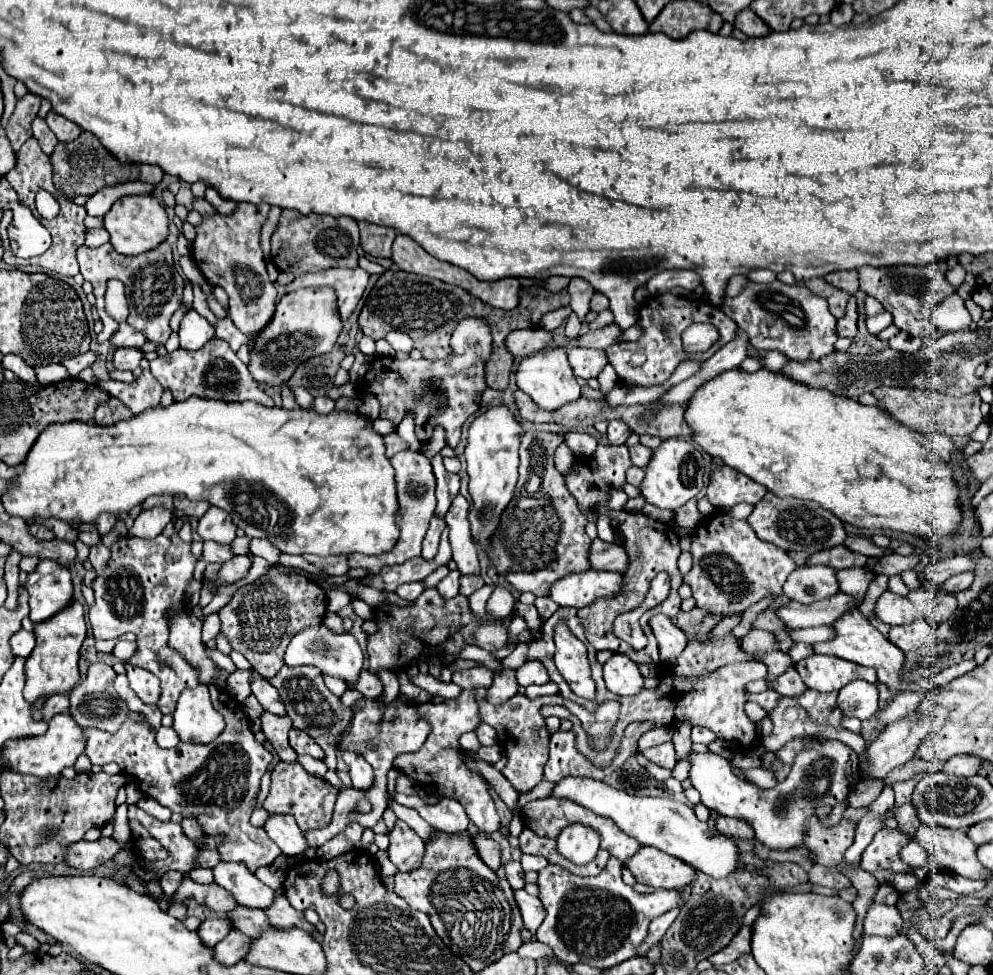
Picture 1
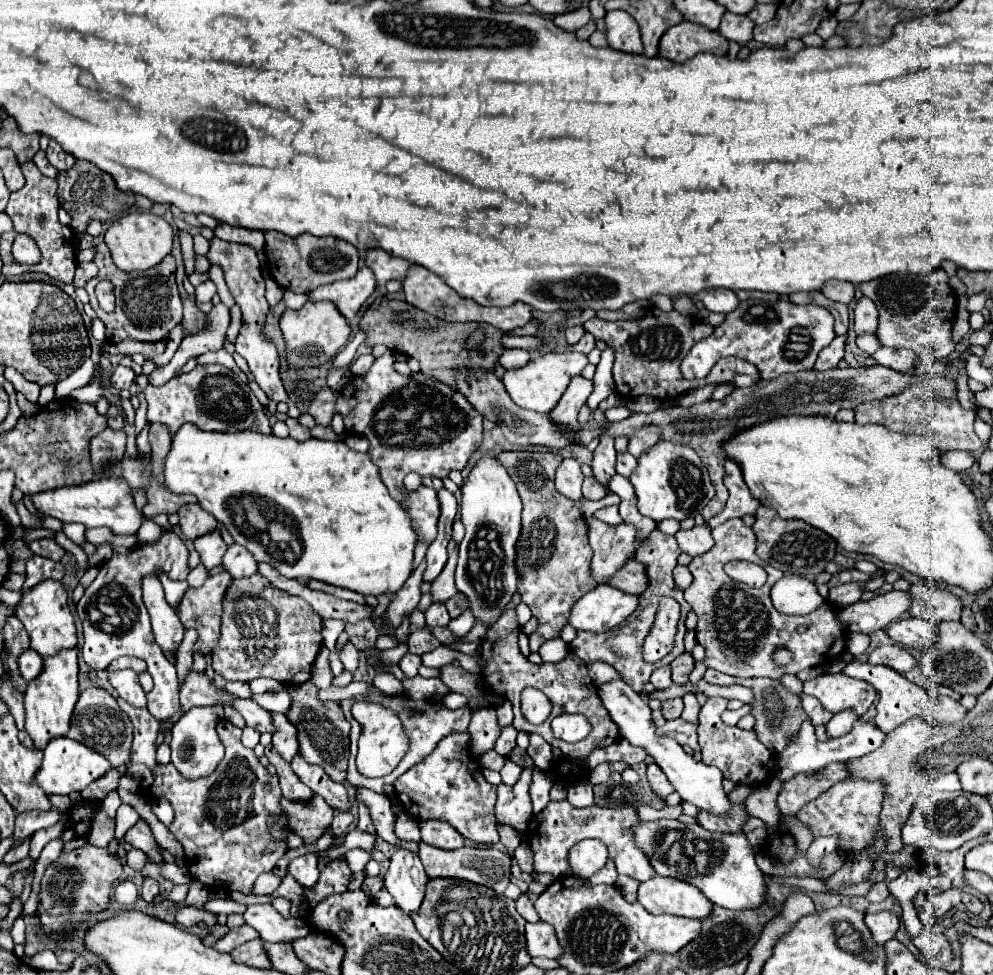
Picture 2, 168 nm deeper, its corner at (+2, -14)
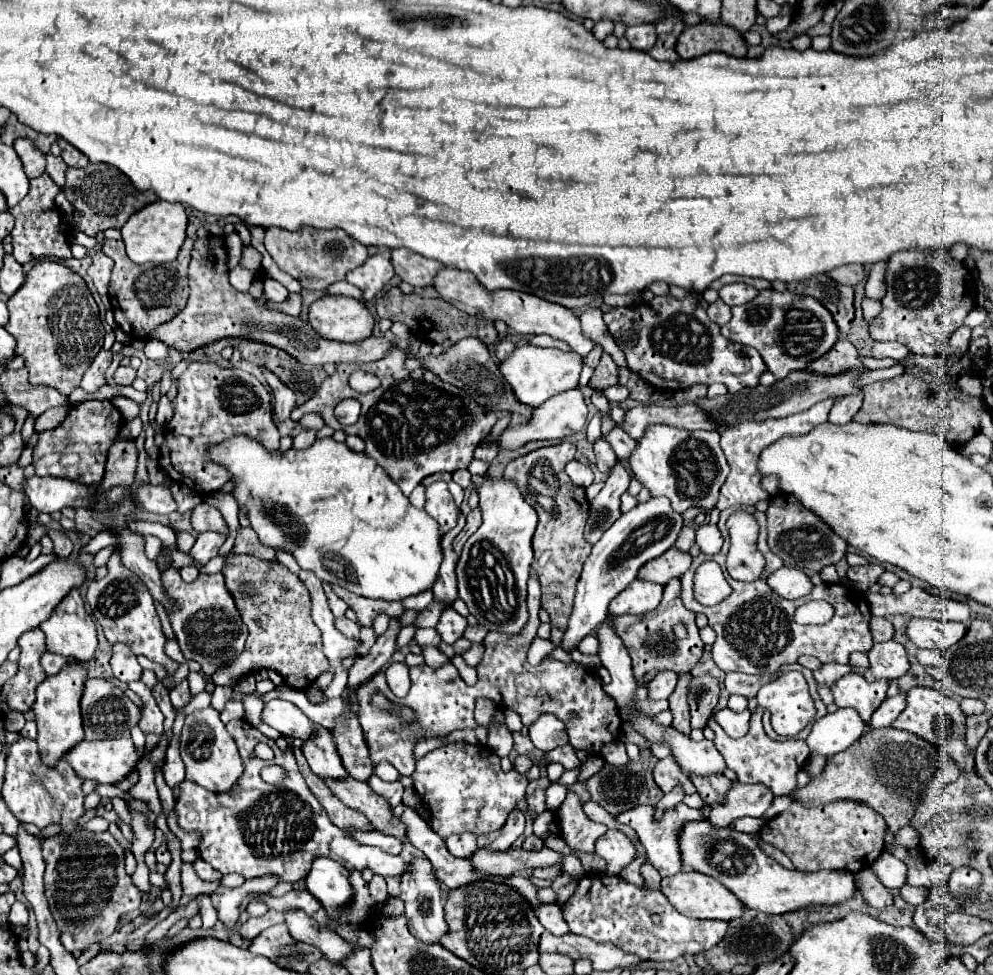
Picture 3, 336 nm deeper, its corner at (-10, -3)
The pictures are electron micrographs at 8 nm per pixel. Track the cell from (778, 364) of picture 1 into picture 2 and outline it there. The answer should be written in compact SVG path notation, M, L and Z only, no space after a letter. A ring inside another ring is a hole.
M659 308L649 310L645 316L637 320L625 322L607 322L599 318L591 318L585 324L585 330L595 336L595 340L603 340L607 346L615 350L613 363L613 380L615 390L621 398L637 398L637 396L653 396L655 400L671 400L681 396L687 390L709 386L709 384L733 384L737 374L757 376L757 368L741 358L721 358L711 372L701 380L685 380L681 376L681 360L693 348L695 342L707 338L713 332L713 326L699 322L697 318L683 316L675 310L663 312Z

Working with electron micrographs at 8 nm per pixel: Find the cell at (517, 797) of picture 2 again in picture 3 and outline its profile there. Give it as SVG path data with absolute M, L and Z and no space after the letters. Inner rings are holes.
M513 809L509 813L509 819L507 819L505 827L501 829L501 835L493 843L489 843L487 847L505 851L505 849L509 849L515 843L515 839L523 833L523 829L525 829L525 813L521 809Z

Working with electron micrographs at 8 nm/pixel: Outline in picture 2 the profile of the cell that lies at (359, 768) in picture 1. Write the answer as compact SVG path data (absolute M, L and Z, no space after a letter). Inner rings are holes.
M357 788L357 796L369 806L369 812L371 812L371 818L375 822L375 830L377 830L379 838L383 838L385 842L389 842L397 848L405 848L413 854L419 852L417 842L407 842L407 840L397 838L397 834L395 834L395 814L393 814L391 802L385 794L377 794L377 792L367 790L367 788Z

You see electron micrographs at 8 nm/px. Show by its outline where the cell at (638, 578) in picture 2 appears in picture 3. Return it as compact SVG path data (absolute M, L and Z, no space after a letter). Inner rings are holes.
M671 547L661 557L647 561L637 577L643 581L651 581L665 586L672 578L681 577L691 565L691 555L683 553L676 547Z

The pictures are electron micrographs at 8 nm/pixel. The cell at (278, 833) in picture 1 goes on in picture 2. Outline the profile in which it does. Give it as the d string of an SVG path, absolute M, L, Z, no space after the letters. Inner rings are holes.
M305 854L297 860L291 862L289 872L295 876L295 880L305 888L311 890L317 880L319 880L319 868L317 868L317 856L315 854Z

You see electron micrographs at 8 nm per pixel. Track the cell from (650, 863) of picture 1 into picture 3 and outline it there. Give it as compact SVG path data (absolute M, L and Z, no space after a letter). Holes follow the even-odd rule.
M679 871L677 875L663 877L659 891L669 899L669 903L673 907L679 909L679 913L683 913L687 917L693 917L693 919L723 919L723 921L731 921L731 919L741 917L741 913L743 913L741 901L737 901L737 897L733 897L733 893L729 893L729 889L721 887L717 883L717 879L705 877L705 875L697 873L697 871L691 871L691 873Z

